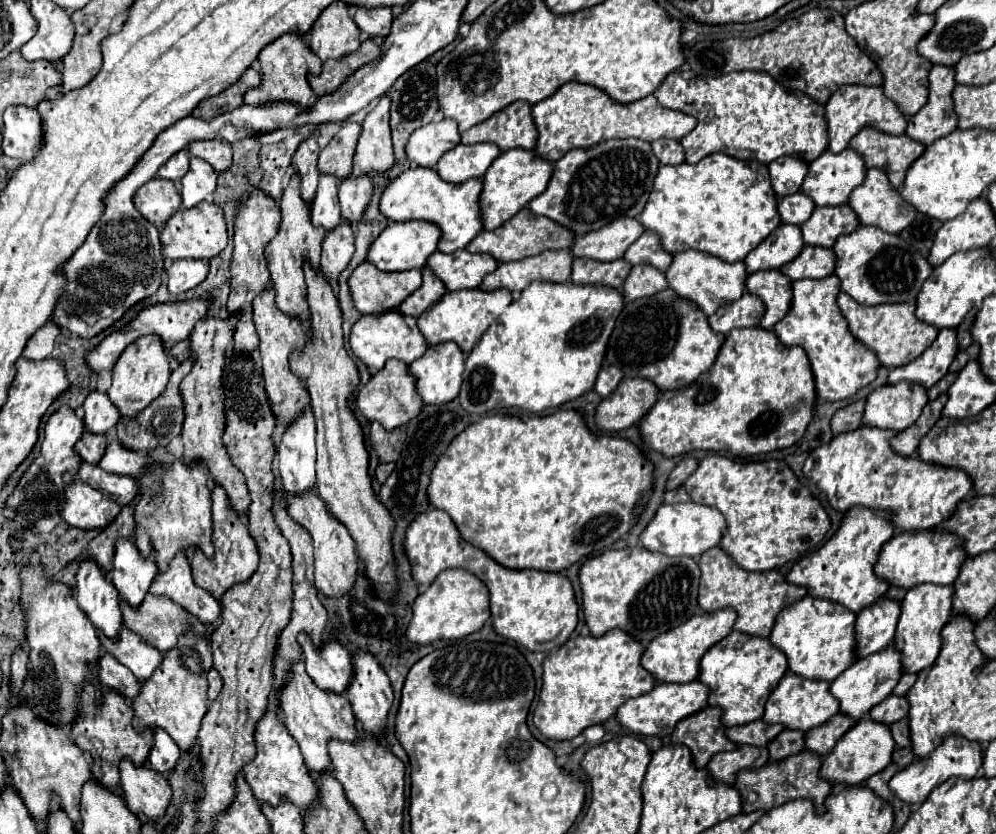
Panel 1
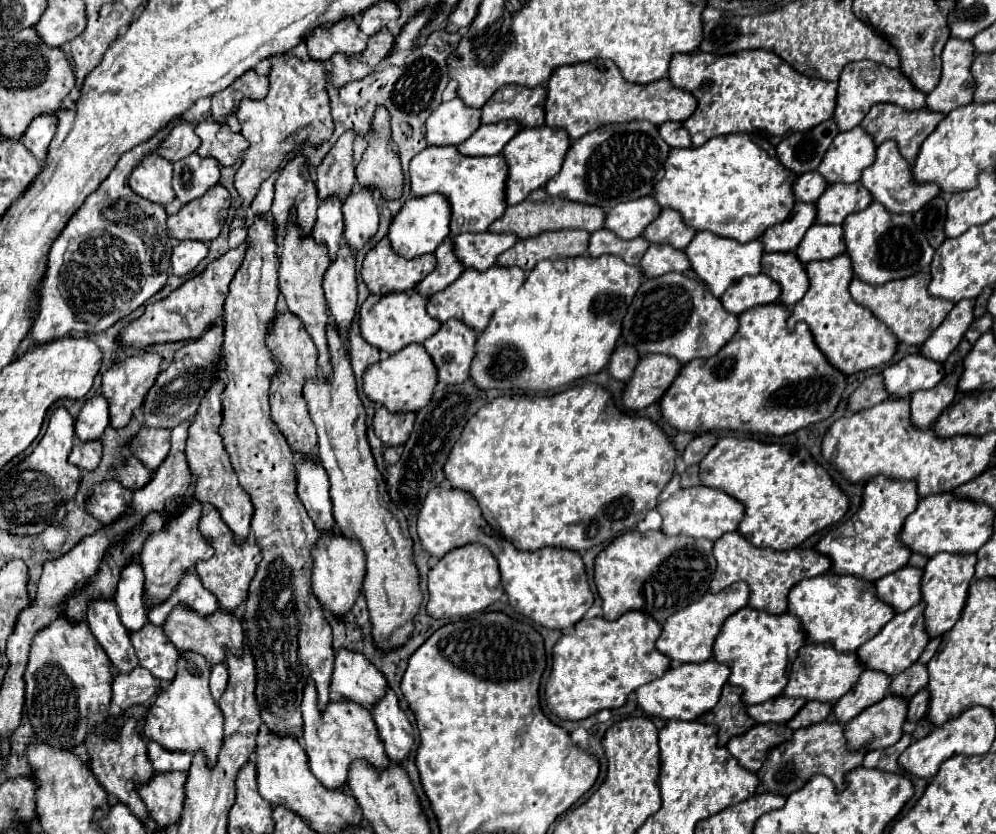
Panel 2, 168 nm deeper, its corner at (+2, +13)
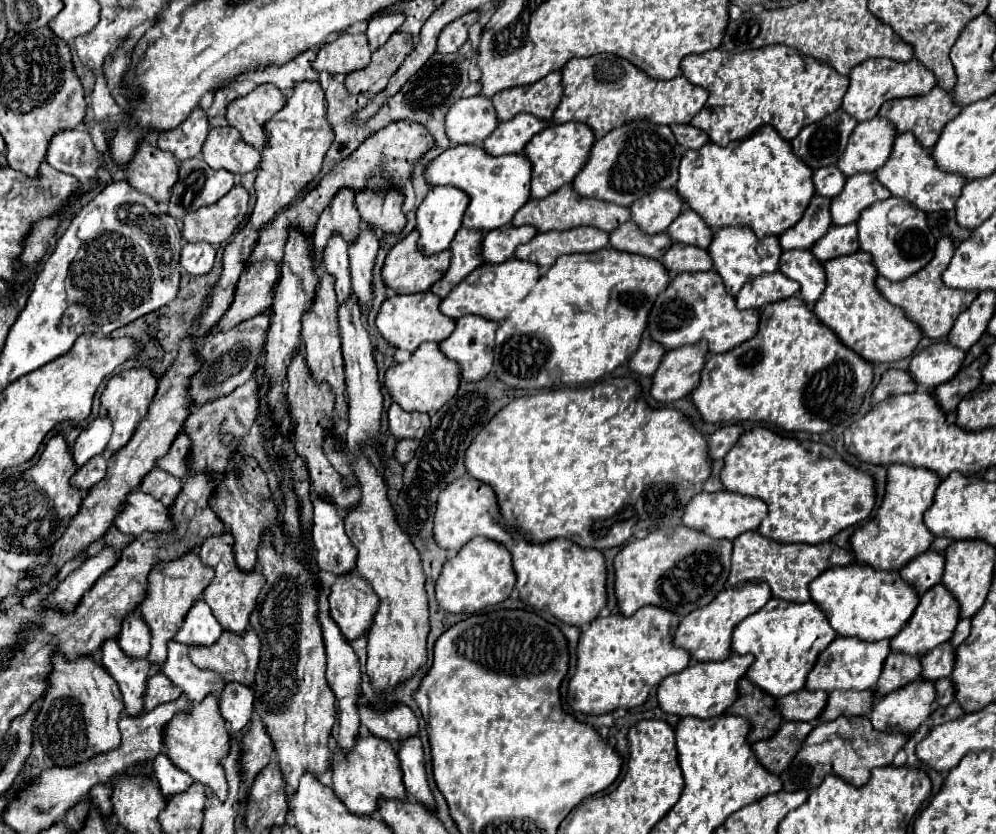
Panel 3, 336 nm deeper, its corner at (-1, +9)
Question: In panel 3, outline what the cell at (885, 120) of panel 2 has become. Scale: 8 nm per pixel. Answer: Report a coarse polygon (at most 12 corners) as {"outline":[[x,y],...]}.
{"outline":[[952,91],[886,101],[878,115],[932,149],[960,113]]}

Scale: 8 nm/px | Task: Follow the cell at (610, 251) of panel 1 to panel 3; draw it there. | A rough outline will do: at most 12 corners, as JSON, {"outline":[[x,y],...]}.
{"outline":[[670,189],[640,197],[630,209],[644,233],[666,231],[684,199]]}

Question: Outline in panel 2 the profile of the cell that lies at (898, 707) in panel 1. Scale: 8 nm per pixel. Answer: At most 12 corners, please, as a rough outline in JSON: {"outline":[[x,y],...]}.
{"outline":[[913,663],[893,677],[889,691],[901,699],[927,685],[927,669]]}

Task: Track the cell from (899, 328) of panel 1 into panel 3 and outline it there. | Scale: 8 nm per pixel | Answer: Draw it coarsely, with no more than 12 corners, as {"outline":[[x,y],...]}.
{"outline":[[940,237],[934,259],[904,281],[878,277],[880,293],[924,335],[946,337],[978,297],[950,289],[942,273],[954,239]]}

